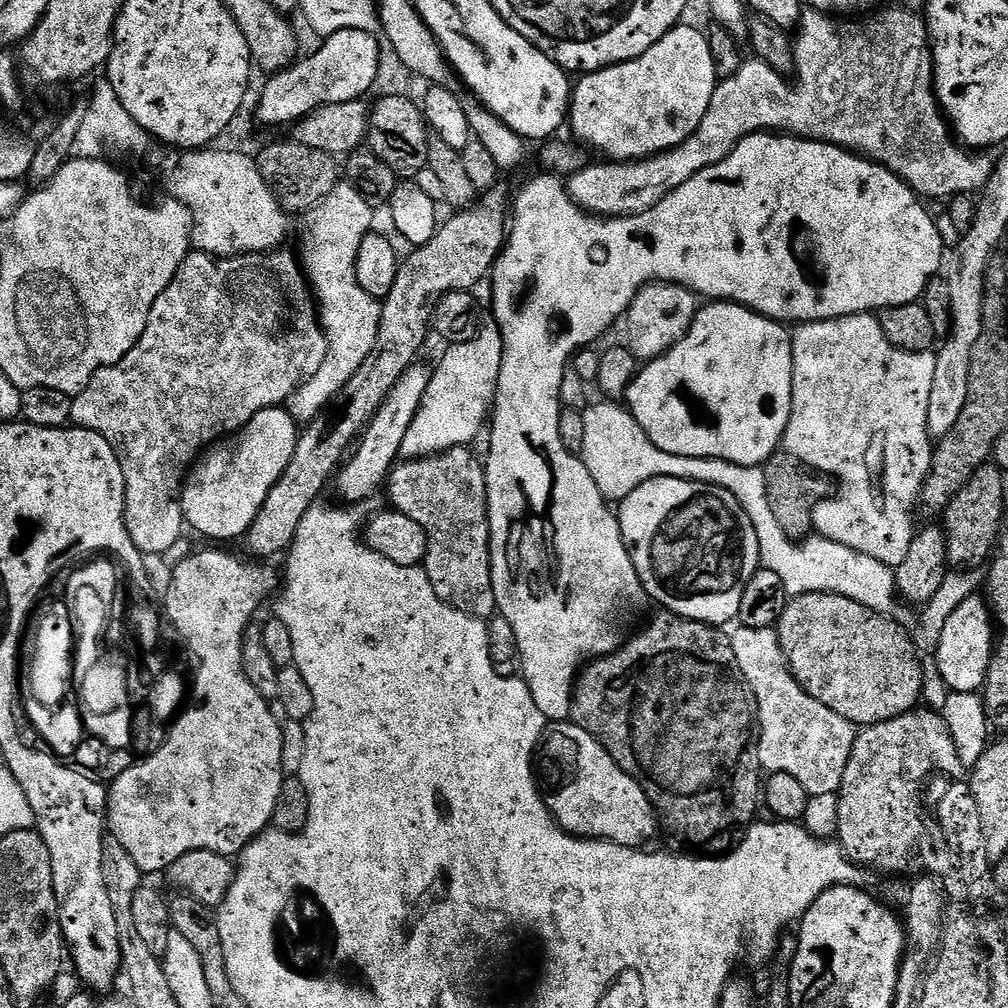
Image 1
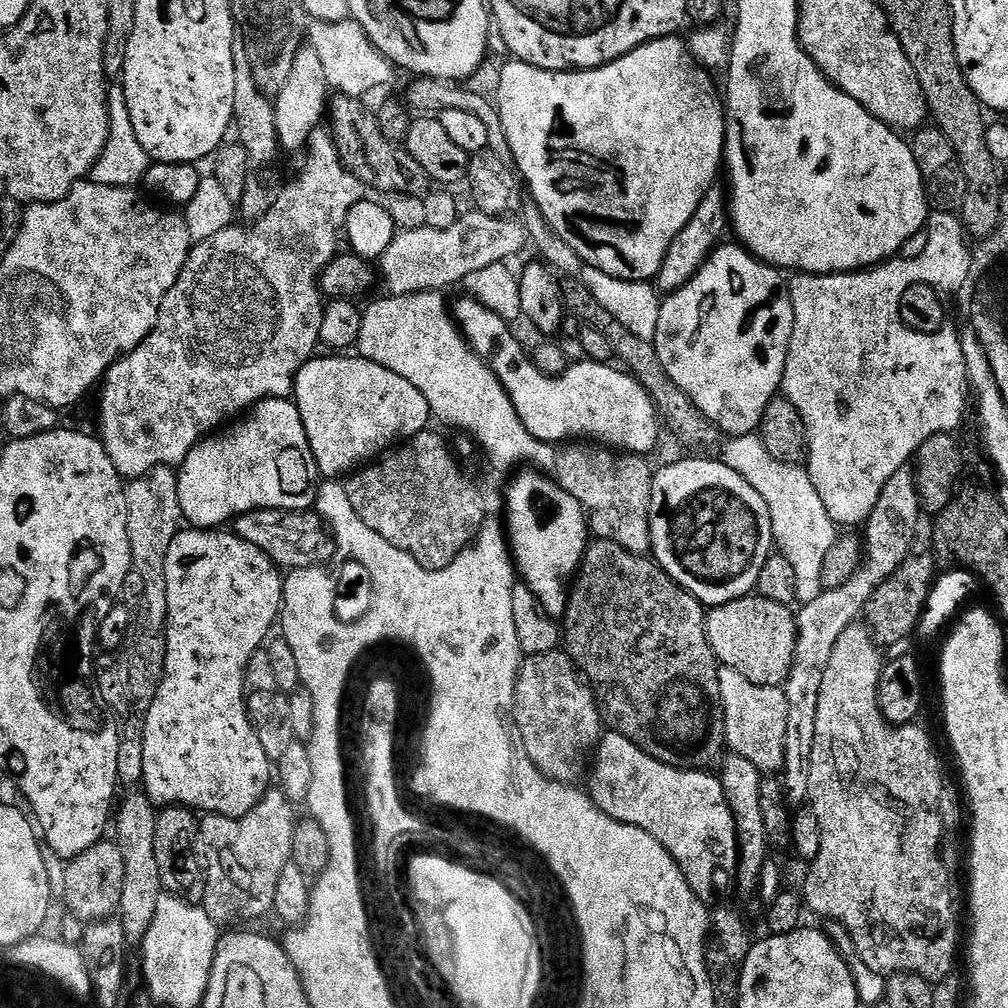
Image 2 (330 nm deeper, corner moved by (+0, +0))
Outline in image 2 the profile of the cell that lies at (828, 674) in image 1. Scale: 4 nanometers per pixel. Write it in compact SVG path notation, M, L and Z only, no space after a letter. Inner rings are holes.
M749 594L740 600L715 605L707 613L704 625L708 631L710 646L723 667L738 670L738 674L742 674L750 682L761 684L763 688L771 688L783 685L791 672L792 659L795 658L796 621L797 617L789 605L770 601L759 594Z

